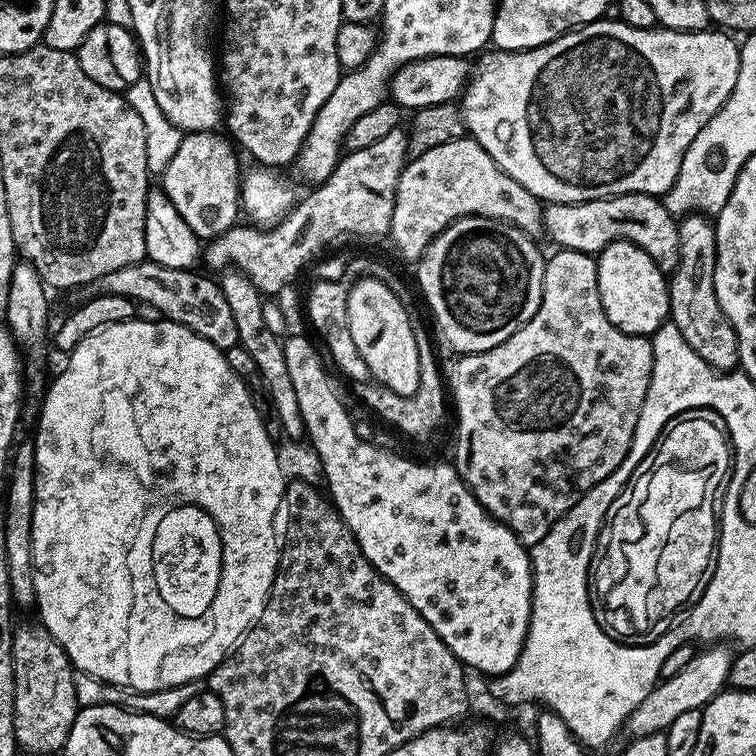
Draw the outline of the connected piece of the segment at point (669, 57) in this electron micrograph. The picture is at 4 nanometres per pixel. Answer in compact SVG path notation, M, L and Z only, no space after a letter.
M601 18L593 22L593 24L583 24L581 28L574 28L570 32L564 32L548 44L543 44L537 48L530 50L522 50L521 52L501 52L499 50L488 50L479 57L481 58L477 64L474 64L474 71L471 73L470 79L462 93L462 99L459 101L458 107L464 113L464 126L467 135L471 139L477 140L482 146L482 150L486 150L486 154L490 154L490 158L494 158L494 162L504 171L507 176L514 178L514 182L518 182L522 186L526 186L526 190L530 190L530 194L534 194L537 200L550 204L581 204L587 200L601 200L607 196L621 196L622 194L634 194L641 192L647 196L657 198L663 197L674 186L678 170L682 166L682 158L686 154L686 150L690 146L690 142L694 142L694 138L698 138L698 130L702 130L702 126L706 126L706 122L710 122L710 118L721 108L726 102L726 98L730 98L730 90L734 90L734 82L738 82L738 62L740 61L740 45L727 31L724 30L705 30L703 32L676 32L673 28L647 28L646 30L638 30L634 26L626 26L619 18Z

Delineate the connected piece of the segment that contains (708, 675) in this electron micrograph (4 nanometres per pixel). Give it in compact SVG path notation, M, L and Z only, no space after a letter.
M708 646L703 650L697 651L694 658L690 658L690 662L686 662L686 666L682 666L682 670L678 670L678 674L661 679L659 683L652 687L650 694L646 698L642 698L642 702L632 711L626 721L627 731L632 731L633 737L637 736L655 736L663 733L669 725L672 724L674 718L678 718L678 714L686 714L687 712L699 713L704 705L712 701L719 692L725 691L728 675L730 674L730 666L734 657L733 649L728 646Z

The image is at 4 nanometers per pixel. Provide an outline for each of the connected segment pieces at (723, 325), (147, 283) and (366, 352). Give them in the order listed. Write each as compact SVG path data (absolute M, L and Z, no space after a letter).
M689 214L679 221L678 230L678 266L670 274L668 280L668 314L670 322L678 326L682 338L686 338L686 346L702 358L717 372L731 372L740 363L738 338L734 334L734 326L726 314L722 314L722 306L718 306L718 294L714 294L714 266L716 265L716 226L709 217L703 214Z
M145 258L138 264L122 266L122 270L110 270L110 274L101 276L98 281L100 292L118 294L136 301L137 304L147 302L162 310L165 320L173 320L214 342L222 350L233 348L240 343L238 329L226 303L219 283L208 276L203 276L200 270L174 270L170 266L158 266Z
M361 278L352 285L348 301L346 302L346 318L350 326L350 338L354 338L354 346L358 350L358 354L362 358L362 362L366 362L368 367L368 375L375 383L381 384L383 388L394 390L394 394L402 394L403 396L413 396L418 390L418 382L420 381L420 363L418 362L418 342L414 342L414 330L410 330L410 318L408 317L409 309L402 306L402 302L394 294L394 290L390 290L390 286L386 286L382 281L375 278Z

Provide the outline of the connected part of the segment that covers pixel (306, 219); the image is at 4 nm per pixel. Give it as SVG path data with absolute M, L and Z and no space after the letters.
M403 127L390 130L390 134L374 142L374 146L341 155L330 178L313 187L305 200L304 197L297 199L283 220L263 230L256 226L233 226L221 236L211 237L202 248L203 263L215 270L238 269L262 294L282 291L339 236L389 235L398 178L408 159L407 131Z

